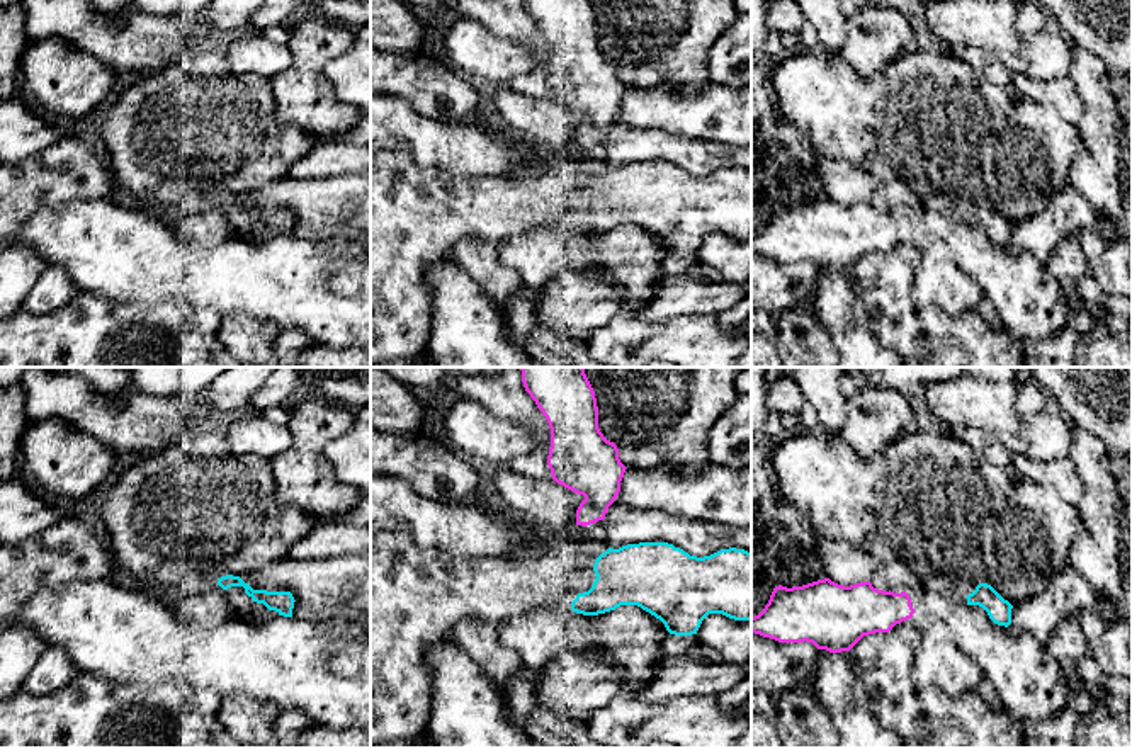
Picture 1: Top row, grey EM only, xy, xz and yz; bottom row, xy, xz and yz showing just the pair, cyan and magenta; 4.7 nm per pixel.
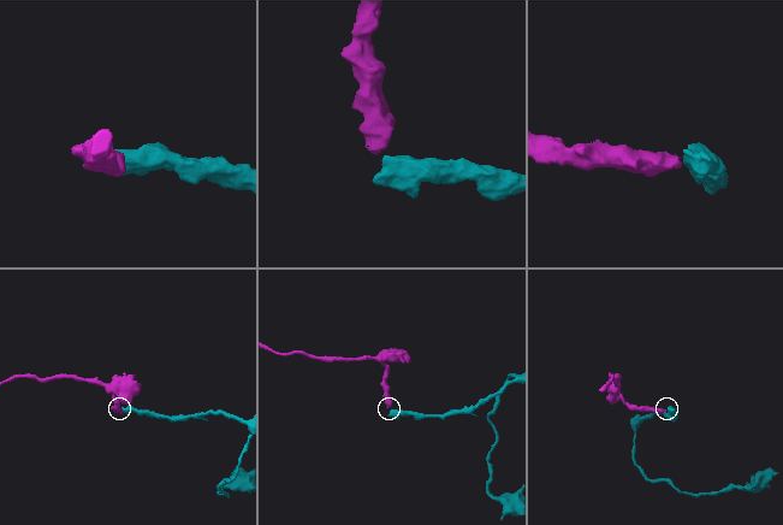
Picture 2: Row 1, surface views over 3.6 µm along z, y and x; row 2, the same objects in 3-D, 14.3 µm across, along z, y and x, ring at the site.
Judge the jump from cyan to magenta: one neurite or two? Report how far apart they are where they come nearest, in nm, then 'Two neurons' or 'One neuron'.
Distance 140 nm. Two neurons

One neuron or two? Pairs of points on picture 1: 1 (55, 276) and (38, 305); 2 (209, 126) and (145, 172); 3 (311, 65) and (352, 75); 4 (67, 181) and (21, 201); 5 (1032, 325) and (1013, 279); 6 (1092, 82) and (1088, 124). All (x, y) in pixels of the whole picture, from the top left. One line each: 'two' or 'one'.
1: one
2: one
3: two
4: one
5: one
6: one

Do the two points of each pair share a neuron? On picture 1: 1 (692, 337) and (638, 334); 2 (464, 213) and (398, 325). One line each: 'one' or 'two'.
1: one
2: one

